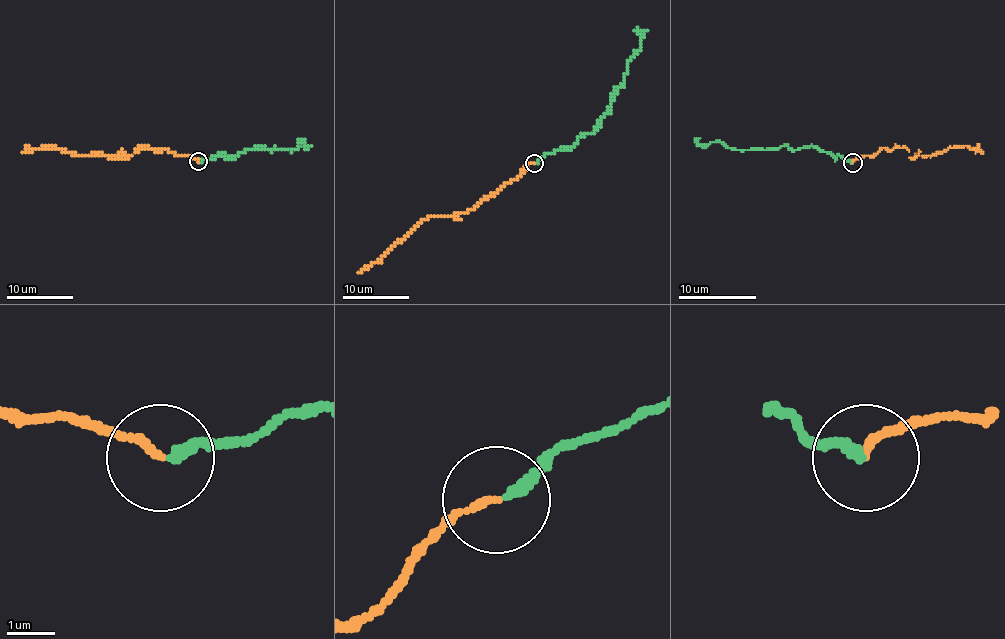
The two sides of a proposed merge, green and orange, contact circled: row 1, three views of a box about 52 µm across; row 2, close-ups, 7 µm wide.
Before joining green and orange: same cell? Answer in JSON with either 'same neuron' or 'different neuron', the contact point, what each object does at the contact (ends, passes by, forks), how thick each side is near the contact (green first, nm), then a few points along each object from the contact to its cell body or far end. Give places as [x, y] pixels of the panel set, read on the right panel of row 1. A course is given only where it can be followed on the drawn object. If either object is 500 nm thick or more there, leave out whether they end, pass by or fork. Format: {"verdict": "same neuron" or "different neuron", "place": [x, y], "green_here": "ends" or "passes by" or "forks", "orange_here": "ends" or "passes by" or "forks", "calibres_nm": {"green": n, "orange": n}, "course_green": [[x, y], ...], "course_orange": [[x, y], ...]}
{"verdict": "same neuron", "place": [853, 163], "green_here": "ends", "orange_here": "ends", "calibres_nm": {"green": 240, "orange": 150}, "course_green": [[852, 163], [839, 155], [835, 159], [813, 146], [731, 150], [717, 142], [698, 144], [698, 138]], "course_orange": [[852, 163], [885, 148], [905, 148], [911, 159], [965, 146], [983, 153]]}

